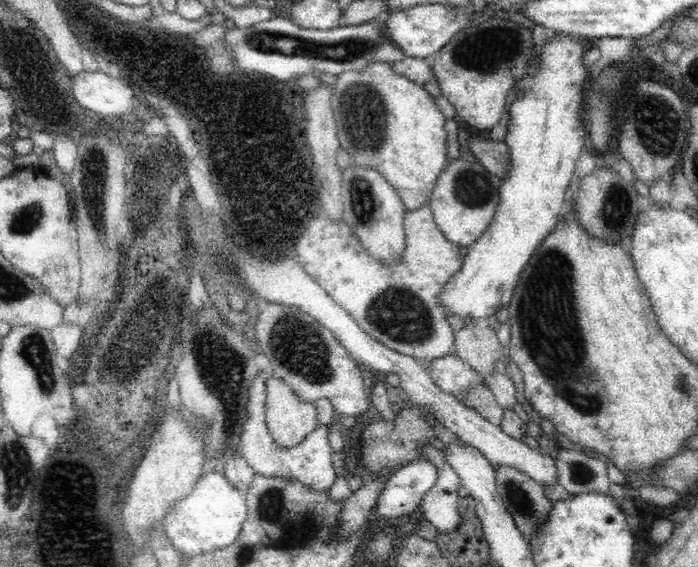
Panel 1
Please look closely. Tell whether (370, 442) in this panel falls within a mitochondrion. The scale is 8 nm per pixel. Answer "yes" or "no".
yes

